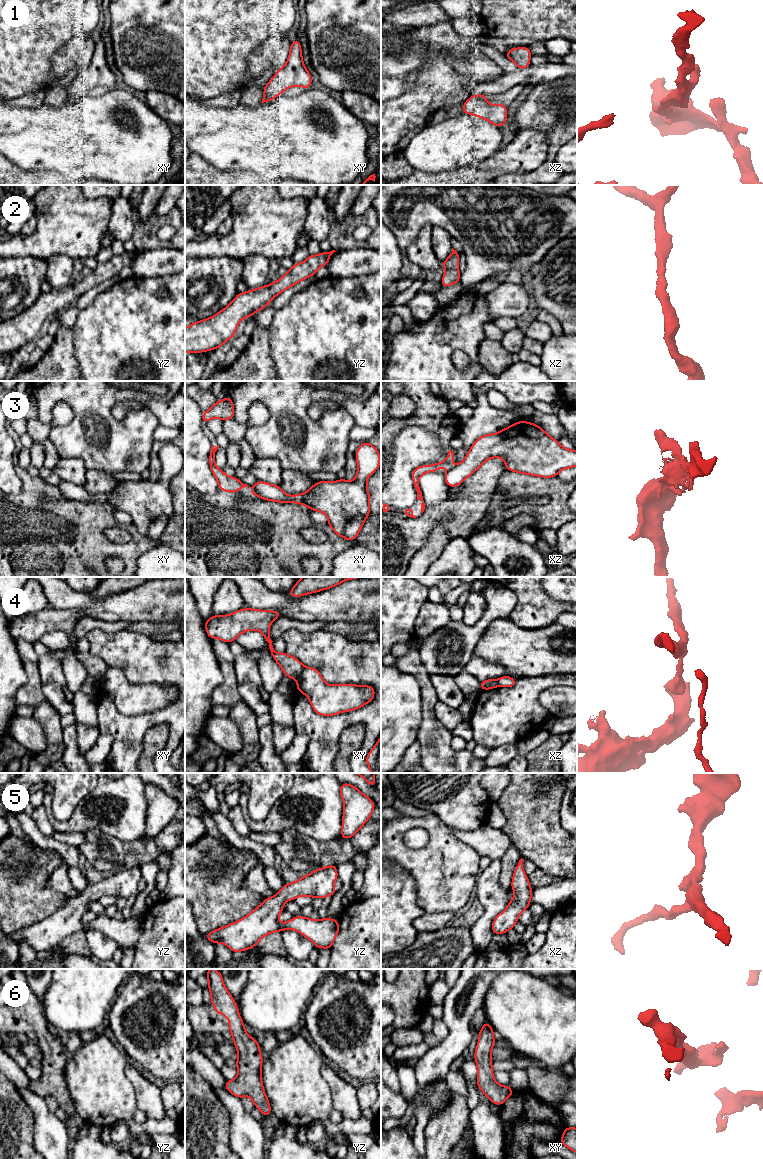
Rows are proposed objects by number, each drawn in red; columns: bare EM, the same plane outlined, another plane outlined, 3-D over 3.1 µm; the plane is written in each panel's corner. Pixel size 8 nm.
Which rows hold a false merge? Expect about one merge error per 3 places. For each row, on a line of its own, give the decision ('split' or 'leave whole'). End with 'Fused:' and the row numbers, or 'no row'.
1: leave whole
2: leave whole
3: split
4: split
5: leave whole
6: leave whole
Fused: 3, 4

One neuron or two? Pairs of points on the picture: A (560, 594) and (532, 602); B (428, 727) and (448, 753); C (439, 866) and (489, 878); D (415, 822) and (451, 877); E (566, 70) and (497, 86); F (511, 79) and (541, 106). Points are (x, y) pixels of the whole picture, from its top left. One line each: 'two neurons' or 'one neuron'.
A: two neurons
B: one neuron
C: two neurons
D: one neuron
E: one neuron
F: two neurons

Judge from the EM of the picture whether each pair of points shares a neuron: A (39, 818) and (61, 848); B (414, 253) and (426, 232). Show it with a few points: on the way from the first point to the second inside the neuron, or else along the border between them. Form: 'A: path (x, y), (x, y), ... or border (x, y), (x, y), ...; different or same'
A: border (33, 820), (44, 835), (51, 836); different
B: path (417, 248), (425, 237); same

